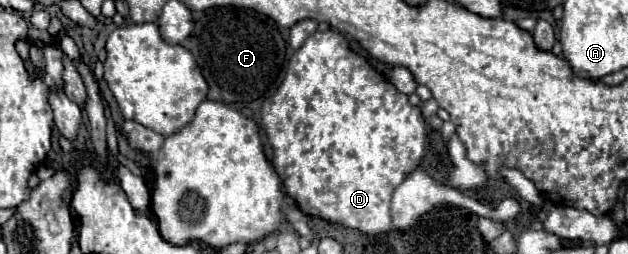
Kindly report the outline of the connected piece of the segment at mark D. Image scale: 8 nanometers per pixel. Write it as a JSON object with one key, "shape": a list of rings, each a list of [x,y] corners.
{"shape":[[[326,30],[326,32],[314,32],[306,42],[304,46],[290,58],[290,64],[288,64],[288,72],[286,72],[286,78],[282,82],[282,86],[278,88],[278,92],[268,98],[264,104],[262,104],[262,110],[260,110],[260,116],[262,116],[262,128],[268,136],[268,142],[274,150],[274,166],[280,174],[280,178],[284,180],[284,186],[286,186],[286,192],[290,198],[294,198],[294,202],[298,204],[298,208],[302,212],[306,212],[308,216],[316,216],[316,218],[324,218],[328,222],[336,222],[340,226],[346,226],[346,228],[354,228],[354,230],[360,230],[368,236],[374,236],[374,234],[384,234],[392,228],[392,218],[390,218],[390,200],[392,200],[392,192],[396,190],[396,186],[402,182],[402,178],[406,178],[406,174],[410,170],[414,170],[414,166],[418,166],[420,158],[424,156],[422,154],[422,136],[424,136],[424,142],[426,142],[426,128],[424,128],[424,118],[420,114],[420,108],[414,108],[410,106],[408,102],[408,96],[404,94],[398,94],[398,90],[394,90],[394,86],[390,82],[386,82],[362,56],[358,56],[356,52],[352,52],[348,48],[348,42],[346,38],[336,32],[336,30]]]}

